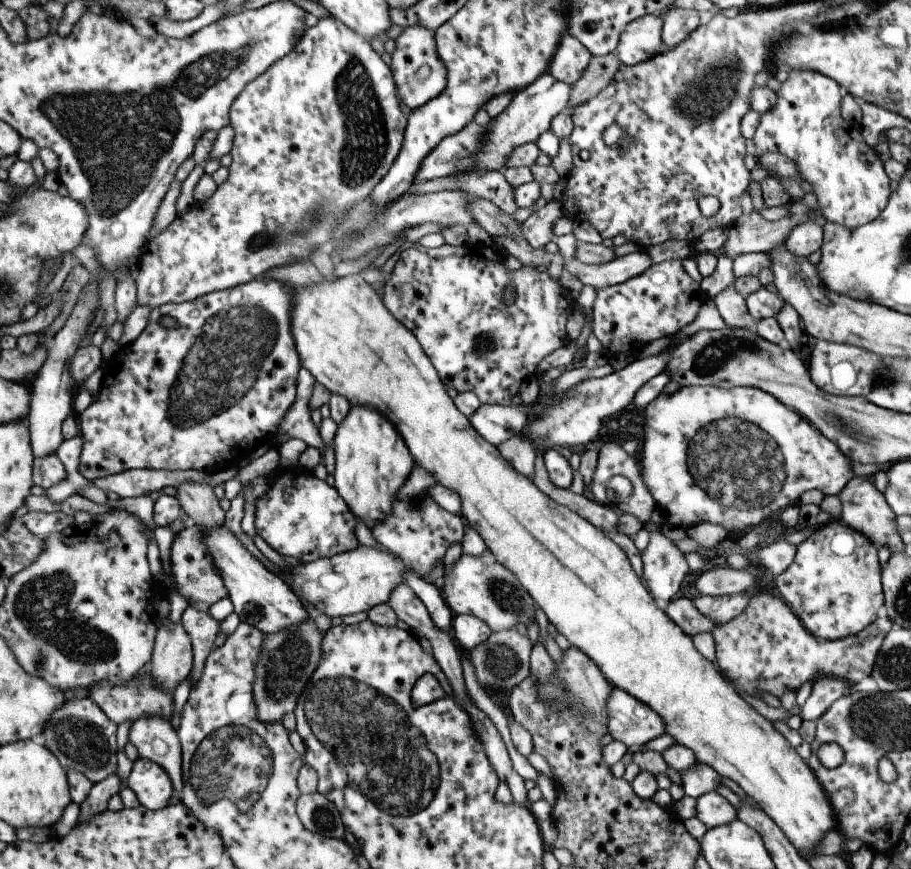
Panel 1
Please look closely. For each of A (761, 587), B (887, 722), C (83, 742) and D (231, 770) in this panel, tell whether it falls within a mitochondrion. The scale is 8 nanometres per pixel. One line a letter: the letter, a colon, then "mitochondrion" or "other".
A: other
B: mitochondrion
C: mitochondrion
D: mitochondrion

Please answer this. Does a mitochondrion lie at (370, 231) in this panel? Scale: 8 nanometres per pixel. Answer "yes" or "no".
yes

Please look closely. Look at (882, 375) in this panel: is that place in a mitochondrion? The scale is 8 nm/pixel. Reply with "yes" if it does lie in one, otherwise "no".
yes

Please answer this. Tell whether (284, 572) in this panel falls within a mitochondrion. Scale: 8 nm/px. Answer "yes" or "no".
no

